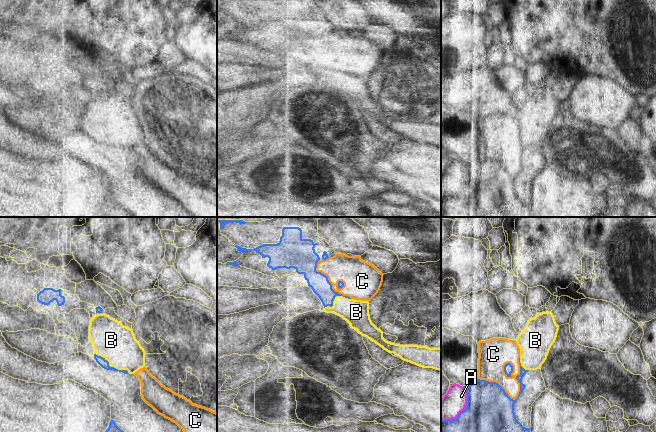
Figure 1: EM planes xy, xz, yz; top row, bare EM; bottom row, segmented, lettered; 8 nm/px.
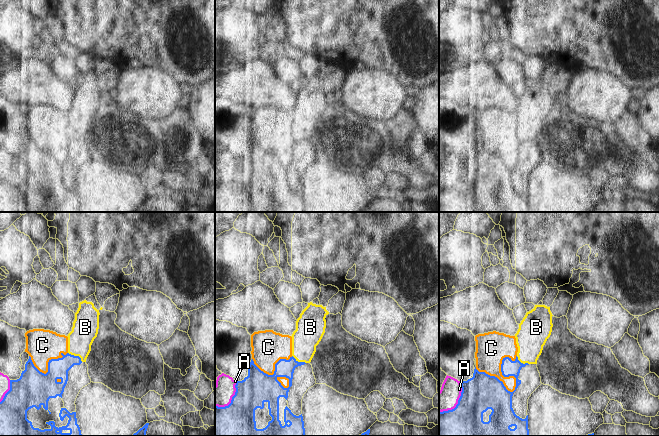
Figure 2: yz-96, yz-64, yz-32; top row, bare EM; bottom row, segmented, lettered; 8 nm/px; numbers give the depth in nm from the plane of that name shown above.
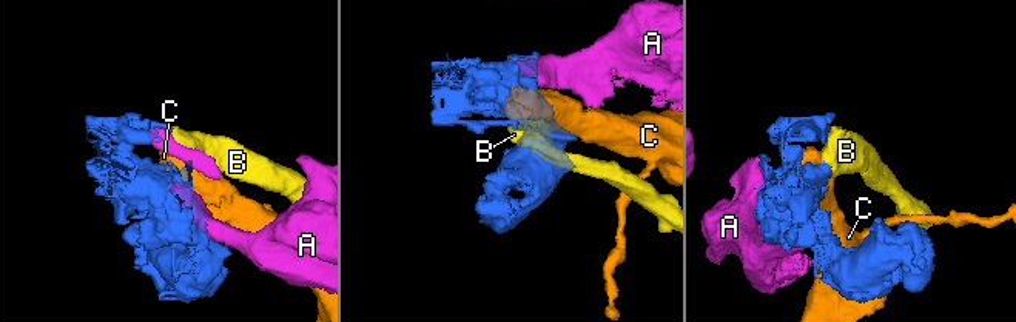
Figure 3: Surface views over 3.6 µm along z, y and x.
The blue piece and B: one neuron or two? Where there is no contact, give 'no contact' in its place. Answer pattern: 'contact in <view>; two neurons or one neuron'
contact in xy; two neurons

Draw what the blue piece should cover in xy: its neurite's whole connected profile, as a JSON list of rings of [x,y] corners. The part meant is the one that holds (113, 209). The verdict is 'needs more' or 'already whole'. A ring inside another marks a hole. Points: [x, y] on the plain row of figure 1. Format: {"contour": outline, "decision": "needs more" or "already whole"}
{"contour": [[[111,195],[109,203],[96,217],[134,217],[134,215],[121,206],[115,197]]], "decision": "already whole"}

